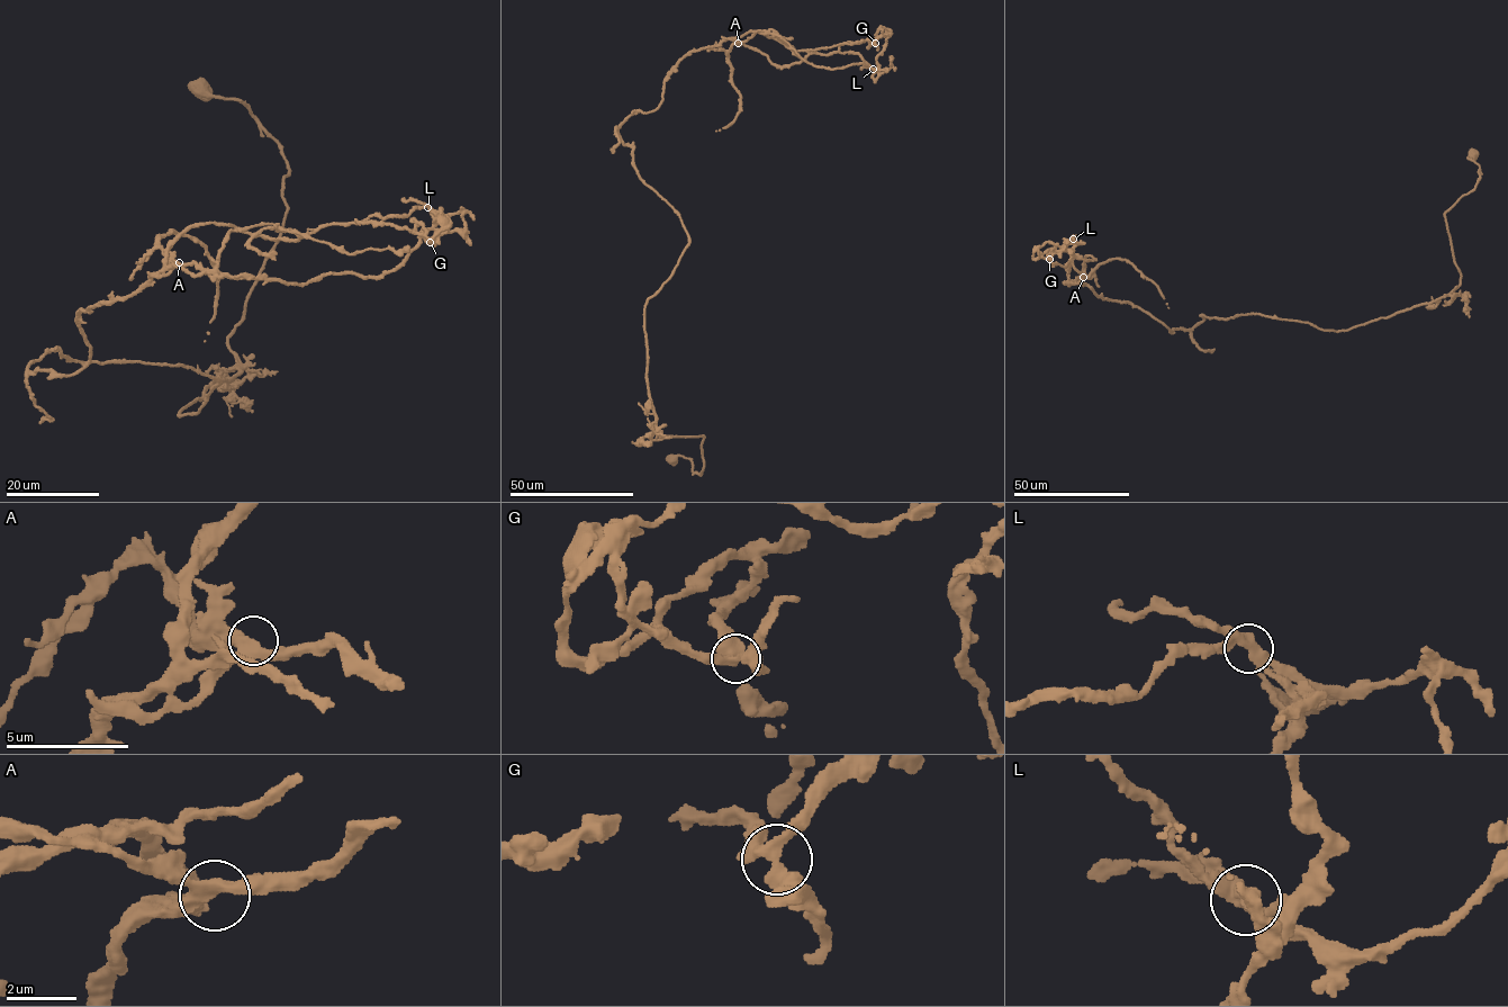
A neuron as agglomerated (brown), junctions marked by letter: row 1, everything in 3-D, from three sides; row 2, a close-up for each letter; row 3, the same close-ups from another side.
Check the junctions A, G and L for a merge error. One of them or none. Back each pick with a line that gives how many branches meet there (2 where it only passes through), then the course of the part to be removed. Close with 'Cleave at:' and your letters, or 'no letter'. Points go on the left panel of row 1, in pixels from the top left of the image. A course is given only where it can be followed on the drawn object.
L: Branches: 3. Course of the part to remove: (427, 207), (438, 221), (396, 268), (298, 285), (170, 263), (170, 231), (217, 276), (204, 341)
Cleave at: L

